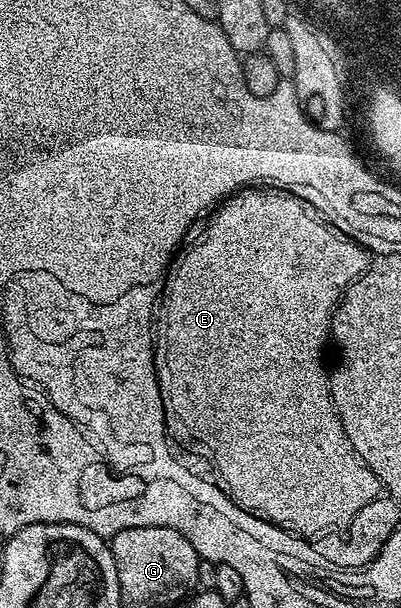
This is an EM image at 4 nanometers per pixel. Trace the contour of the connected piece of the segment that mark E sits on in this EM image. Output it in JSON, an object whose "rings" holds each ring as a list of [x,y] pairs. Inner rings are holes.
{"rings":[[[273,185],[246,186],[228,196],[196,230],[185,236],[170,262],[169,270],[165,272],[165,286],[159,300],[159,318],[155,323],[153,364],[157,370],[163,409],[167,412],[167,429],[173,434],[174,440],[178,444],[190,443],[195,450],[213,458],[213,463],[221,474],[220,482],[235,505],[239,505],[239,509],[247,509],[247,513],[255,513],[258,517],[271,521],[279,529],[293,526],[296,532],[313,538],[314,532],[323,525],[327,527],[337,522],[351,522],[357,509],[363,509],[365,500],[373,502],[376,499],[377,483],[360,466],[357,457],[348,451],[345,436],[342,435],[337,419],[334,419],[329,403],[329,398],[333,396],[329,388],[330,372],[327,367],[325,371],[325,359],[321,356],[325,351],[325,342],[328,344],[331,339],[333,312],[345,290],[369,268],[371,255],[356,243],[358,240],[348,230],[342,229],[336,222],[328,223],[317,212],[316,202],[308,203],[297,195],[300,194],[289,189],[278,189]]]}

